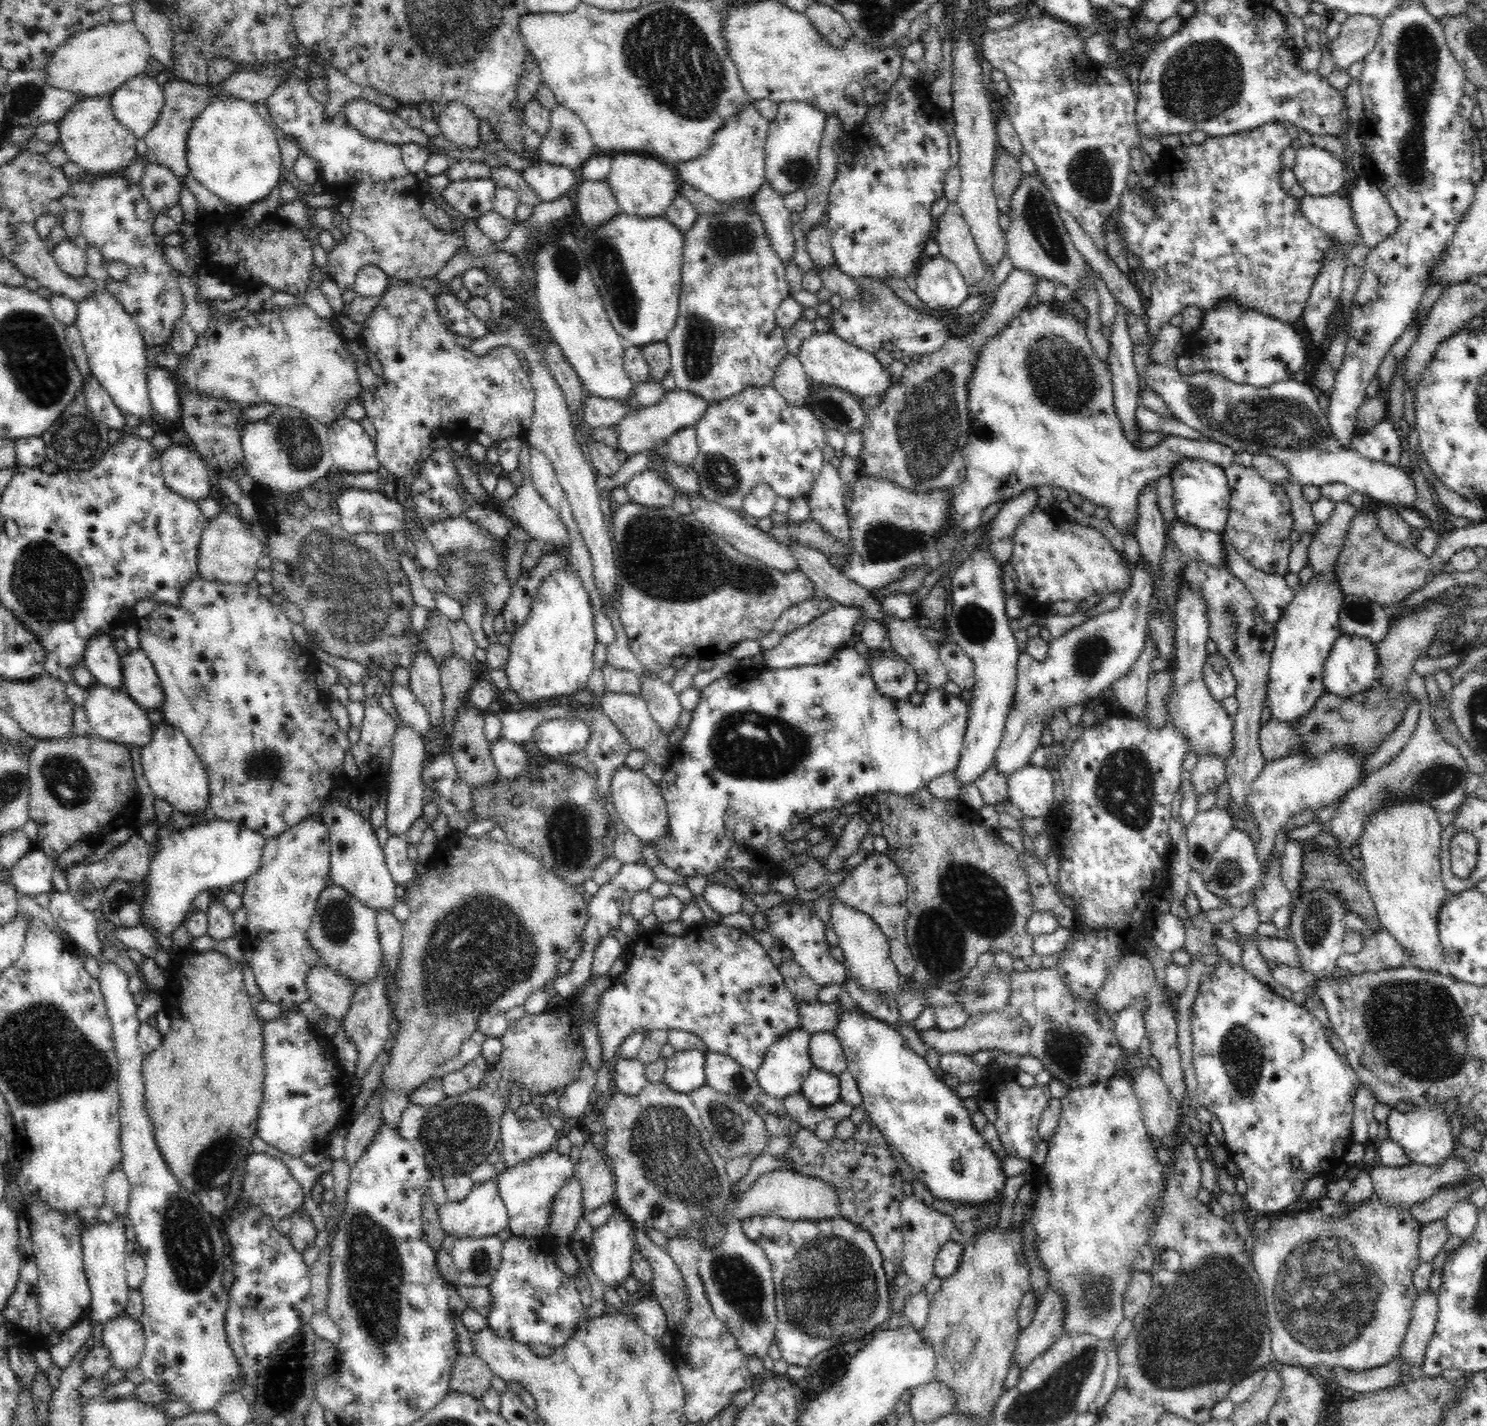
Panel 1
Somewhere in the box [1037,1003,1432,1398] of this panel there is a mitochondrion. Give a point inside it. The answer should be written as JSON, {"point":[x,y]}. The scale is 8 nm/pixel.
{"point":[1192,1337]}

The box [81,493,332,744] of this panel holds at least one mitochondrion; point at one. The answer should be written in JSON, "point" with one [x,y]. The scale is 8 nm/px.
{"point":[201,696]}

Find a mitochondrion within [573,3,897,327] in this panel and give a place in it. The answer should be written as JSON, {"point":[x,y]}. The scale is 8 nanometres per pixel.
{"point":[665,45]}

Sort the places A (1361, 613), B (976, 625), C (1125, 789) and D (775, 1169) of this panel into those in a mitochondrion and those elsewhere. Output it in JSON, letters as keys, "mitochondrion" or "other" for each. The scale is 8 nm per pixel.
{"A":"mitochondrion","B":"mitochondrion","C":"mitochondrion","D":"other"}

